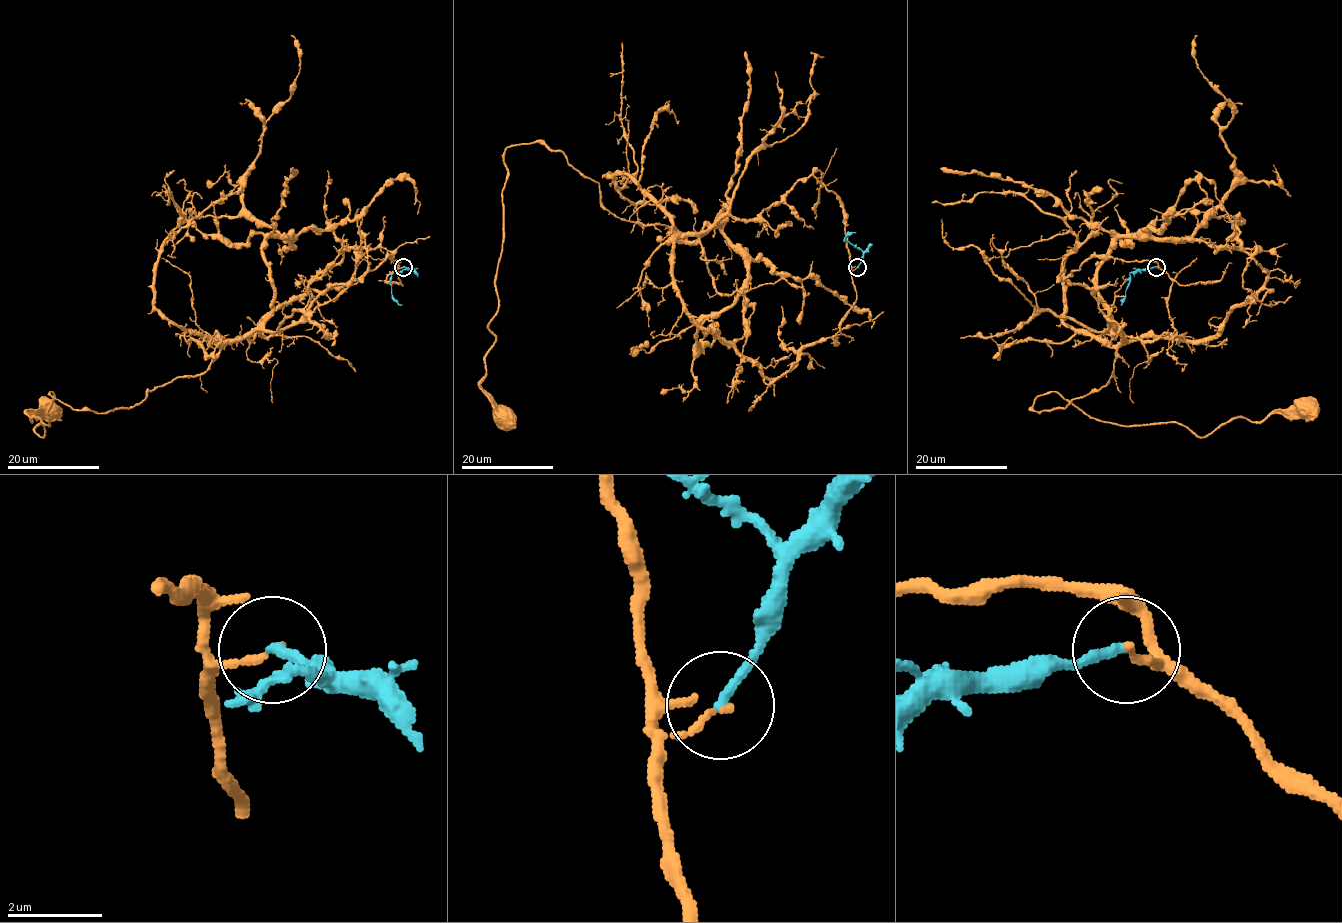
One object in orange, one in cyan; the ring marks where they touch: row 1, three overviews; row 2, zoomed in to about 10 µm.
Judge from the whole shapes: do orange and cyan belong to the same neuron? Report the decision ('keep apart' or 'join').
keep apart

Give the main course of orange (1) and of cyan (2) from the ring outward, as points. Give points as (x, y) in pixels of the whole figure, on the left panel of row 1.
1: (403, 266), (332, 284), (126, 407), (51, 391), (40, 436), (25, 413), (50, 409)
2: (403, 266), (409, 269), (394, 272), (390, 285), (391, 296), (402, 305)

